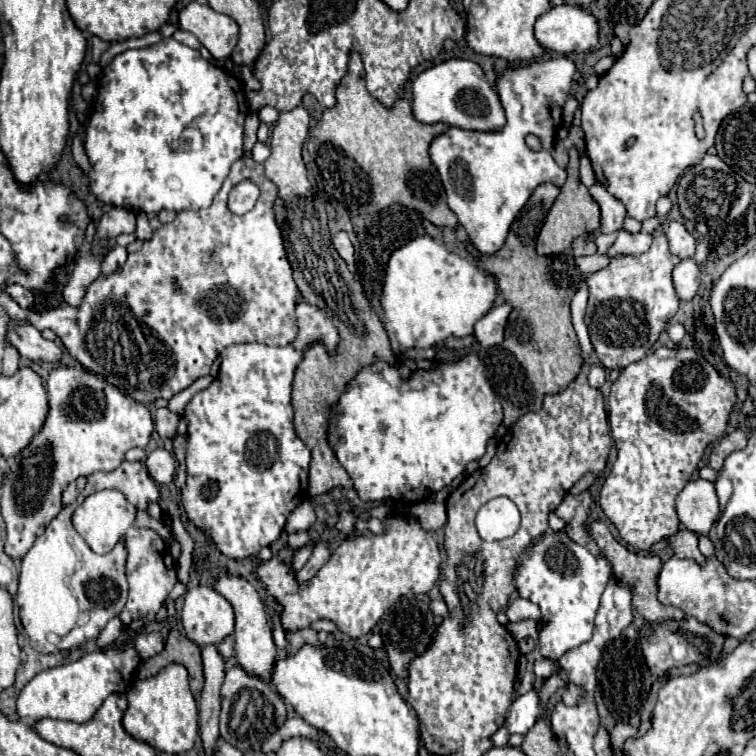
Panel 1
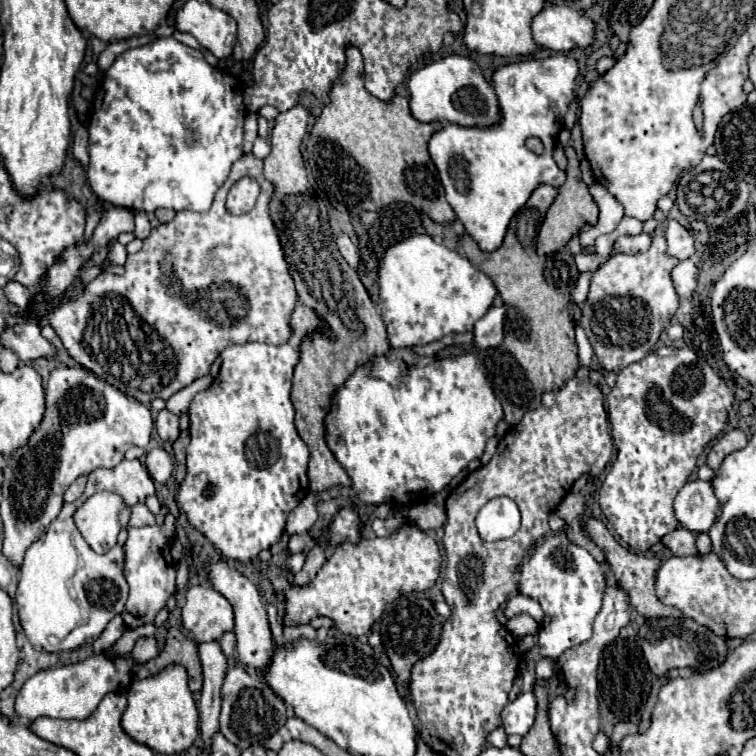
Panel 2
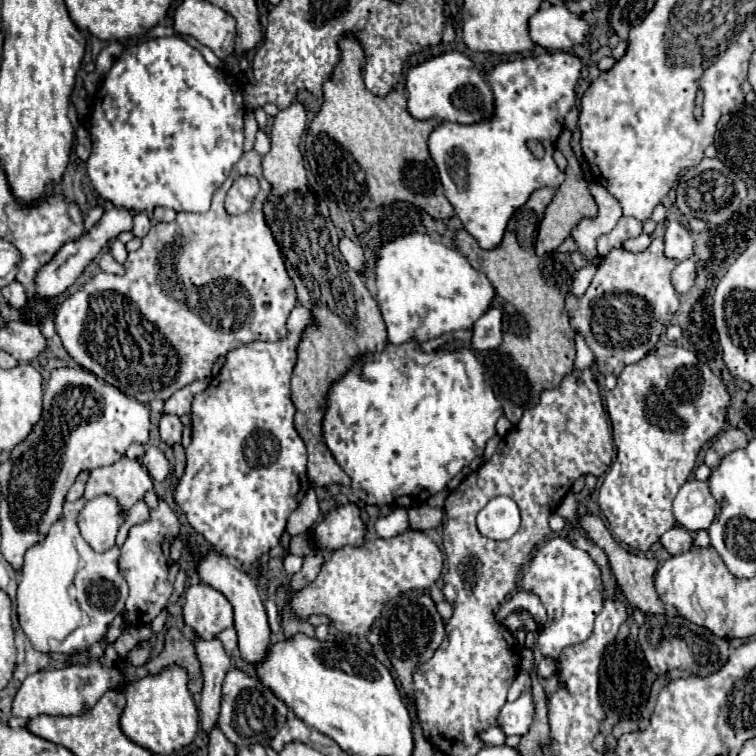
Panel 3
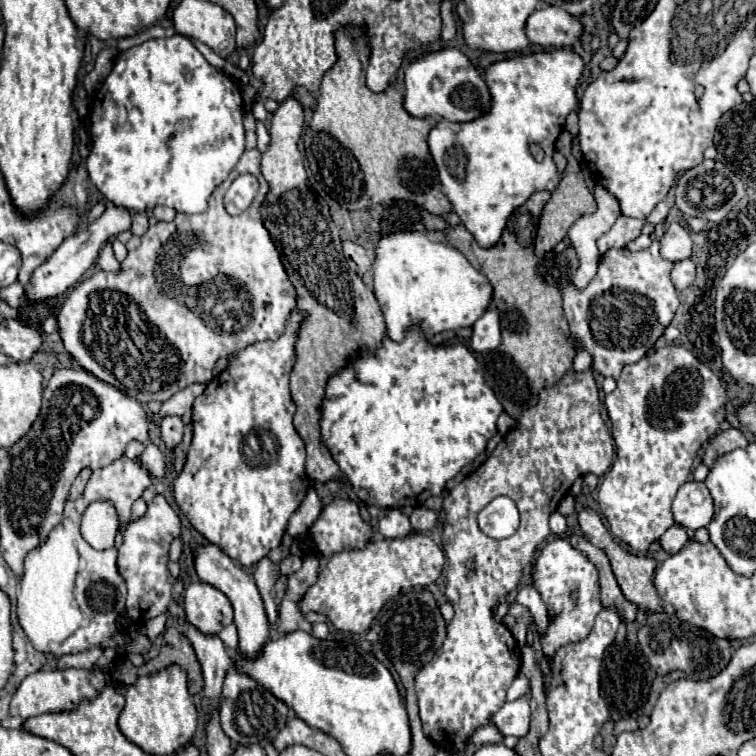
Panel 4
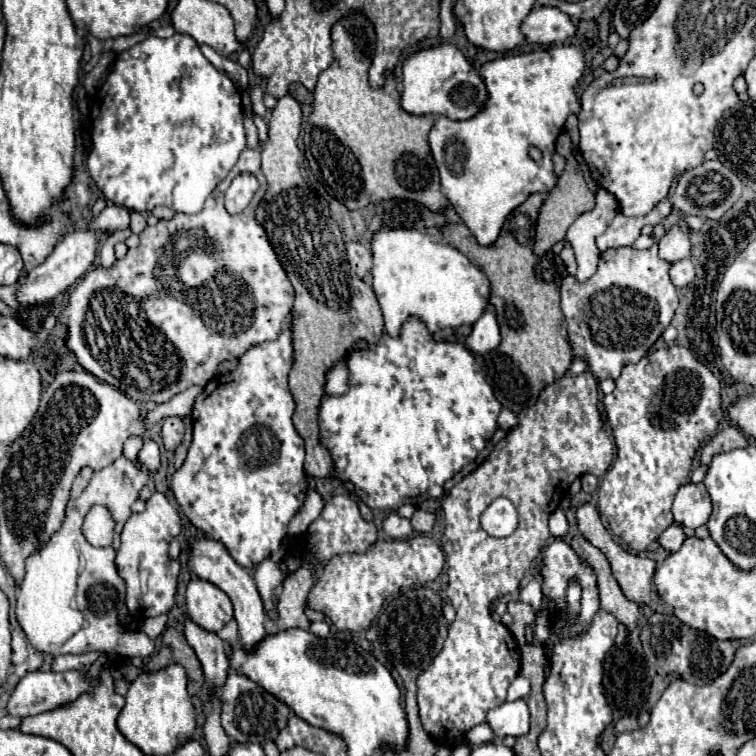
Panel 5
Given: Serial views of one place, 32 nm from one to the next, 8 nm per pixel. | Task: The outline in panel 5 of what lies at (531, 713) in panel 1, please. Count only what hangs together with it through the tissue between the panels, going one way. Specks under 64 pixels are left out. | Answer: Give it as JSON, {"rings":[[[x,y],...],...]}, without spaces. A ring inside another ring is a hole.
{"rings":[[[516,700],[516,702],[504,702],[496,708],[492,708],[486,716],[488,726],[492,728],[496,738],[506,738],[506,736],[524,736],[530,728],[530,712],[526,700]]]}

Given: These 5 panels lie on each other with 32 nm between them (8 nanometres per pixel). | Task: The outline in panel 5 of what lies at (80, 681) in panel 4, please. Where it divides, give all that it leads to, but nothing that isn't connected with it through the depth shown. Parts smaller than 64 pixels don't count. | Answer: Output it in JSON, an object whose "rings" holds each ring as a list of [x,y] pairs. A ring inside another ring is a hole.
{"rings":[[[36,670],[36,672],[28,672],[14,688],[8,704],[6,704],[6,712],[10,716],[18,716],[18,718],[26,718],[26,716],[34,716],[34,714],[40,714],[40,712],[46,712],[46,710],[52,710],[52,708],[58,708],[62,704],[68,704],[72,700],[76,700],[82,692],[88,692],[92,686],[96,684],[94,682],[86,682],[84,680],[84,672],[76,672],[76,670],[70,670],[70,672],[44,672],[44,670]]]}

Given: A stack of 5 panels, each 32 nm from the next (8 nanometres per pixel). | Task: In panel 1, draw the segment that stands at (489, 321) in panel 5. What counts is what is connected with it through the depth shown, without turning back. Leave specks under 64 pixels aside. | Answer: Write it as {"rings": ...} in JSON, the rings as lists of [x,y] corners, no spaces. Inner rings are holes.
{"rings":[[[502,304],[502,306],[494,306],[488,310],[486,316],[482,316],[476,326],[474,326],[474,336],[478,340],[478,344],[482,348],[490,348],[490,346],[498,346],[504,340],[504,326],[506,326],[506,318],[510,314],[512,306],[510,304]]]}

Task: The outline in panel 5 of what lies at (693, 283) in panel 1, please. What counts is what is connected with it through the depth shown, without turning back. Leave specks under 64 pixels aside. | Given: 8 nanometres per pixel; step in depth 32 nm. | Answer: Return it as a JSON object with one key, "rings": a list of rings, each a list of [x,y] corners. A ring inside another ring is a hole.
{"rings":[[[684,258],[684,260],[678,260],[672,264],[670,280],[676,288],[684,288],[694,280],[694,266],[692,266],[690,258]]]}

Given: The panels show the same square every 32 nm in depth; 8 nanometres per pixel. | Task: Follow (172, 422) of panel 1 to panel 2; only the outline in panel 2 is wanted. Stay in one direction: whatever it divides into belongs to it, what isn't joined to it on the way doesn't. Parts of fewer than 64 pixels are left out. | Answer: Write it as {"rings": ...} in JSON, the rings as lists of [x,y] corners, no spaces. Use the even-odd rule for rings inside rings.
{"rings":[[[160,410],[158,412],[158,420],[156,420],[156,428],[162,440],[166,442],[176,442],[180,436],[180,424],[178,424],[178,416],[168,412],[168,410]]]}

